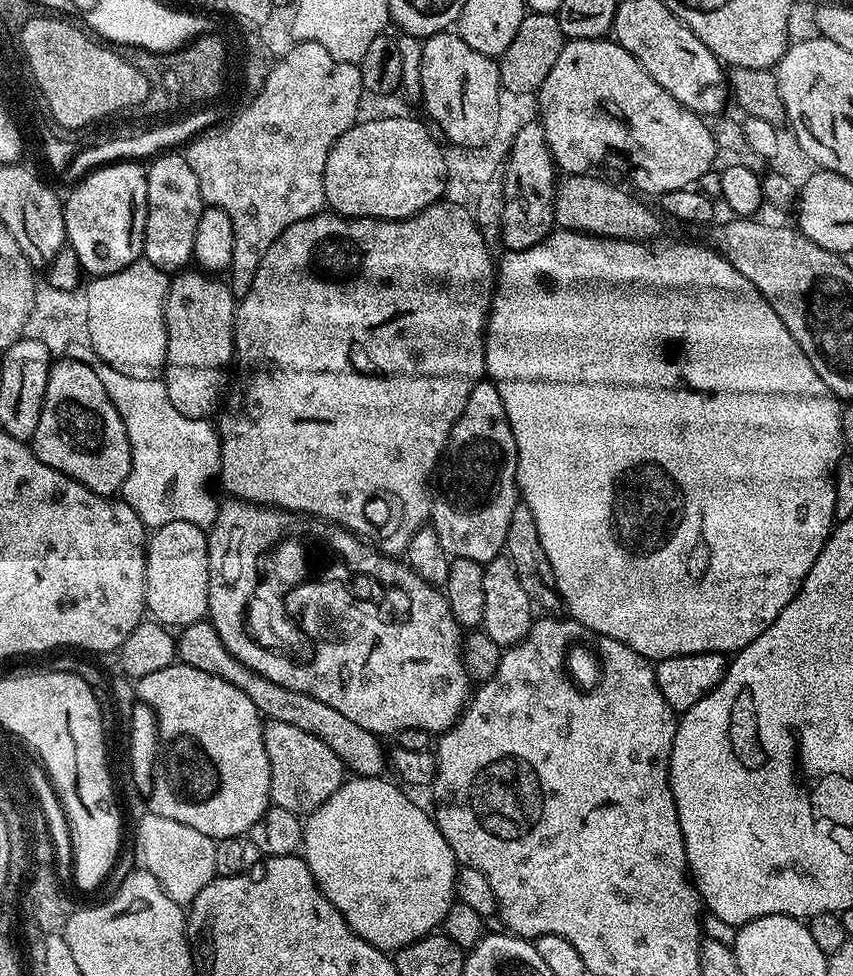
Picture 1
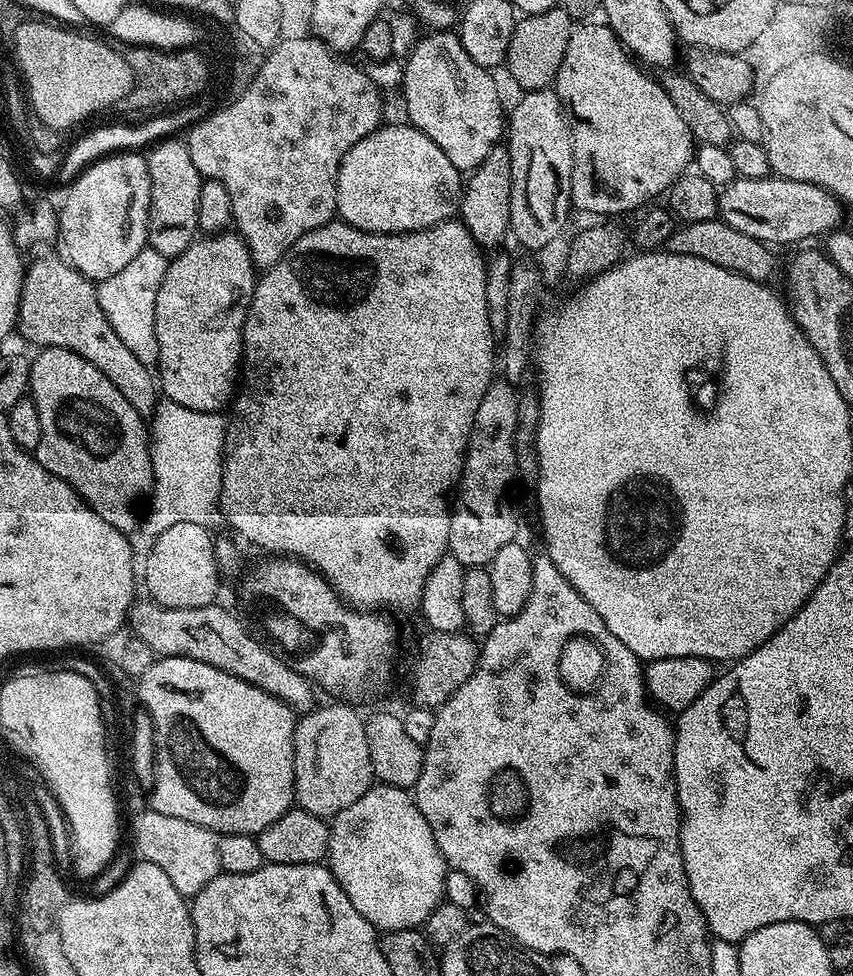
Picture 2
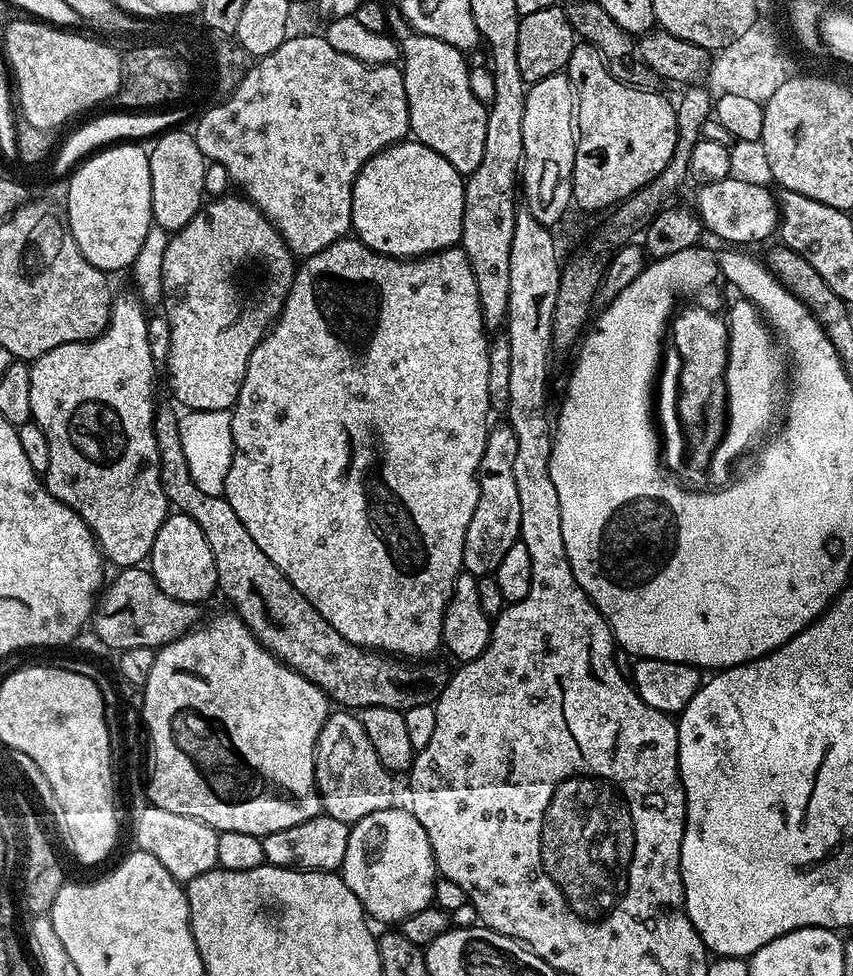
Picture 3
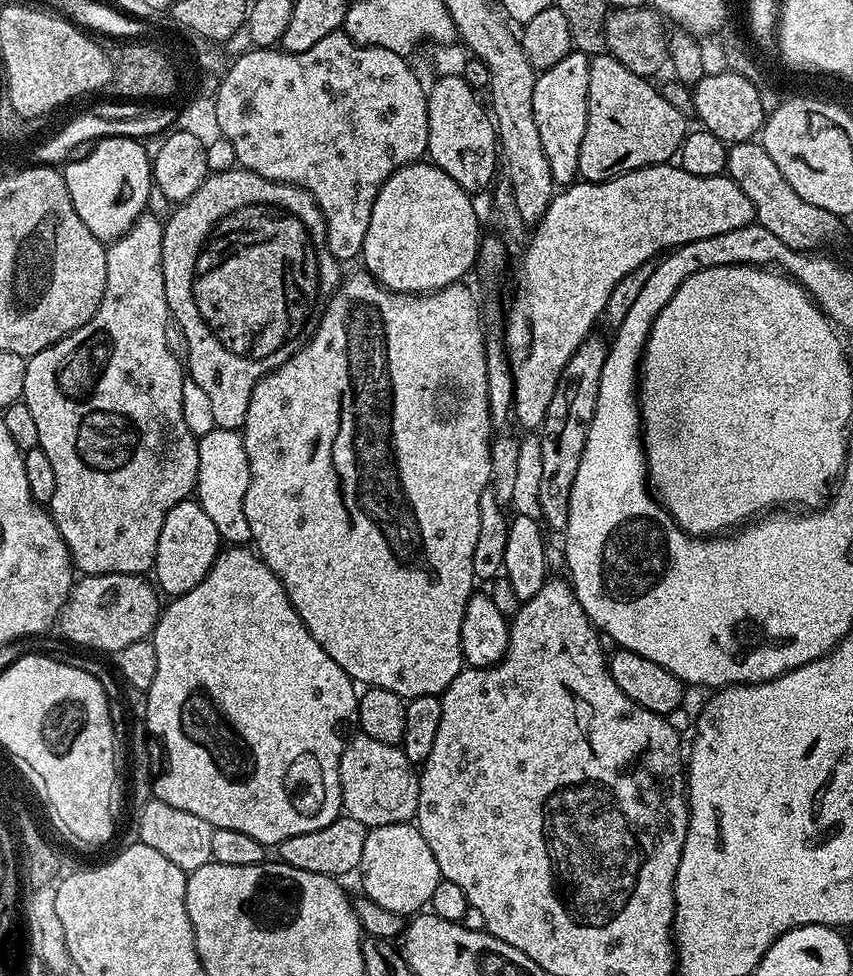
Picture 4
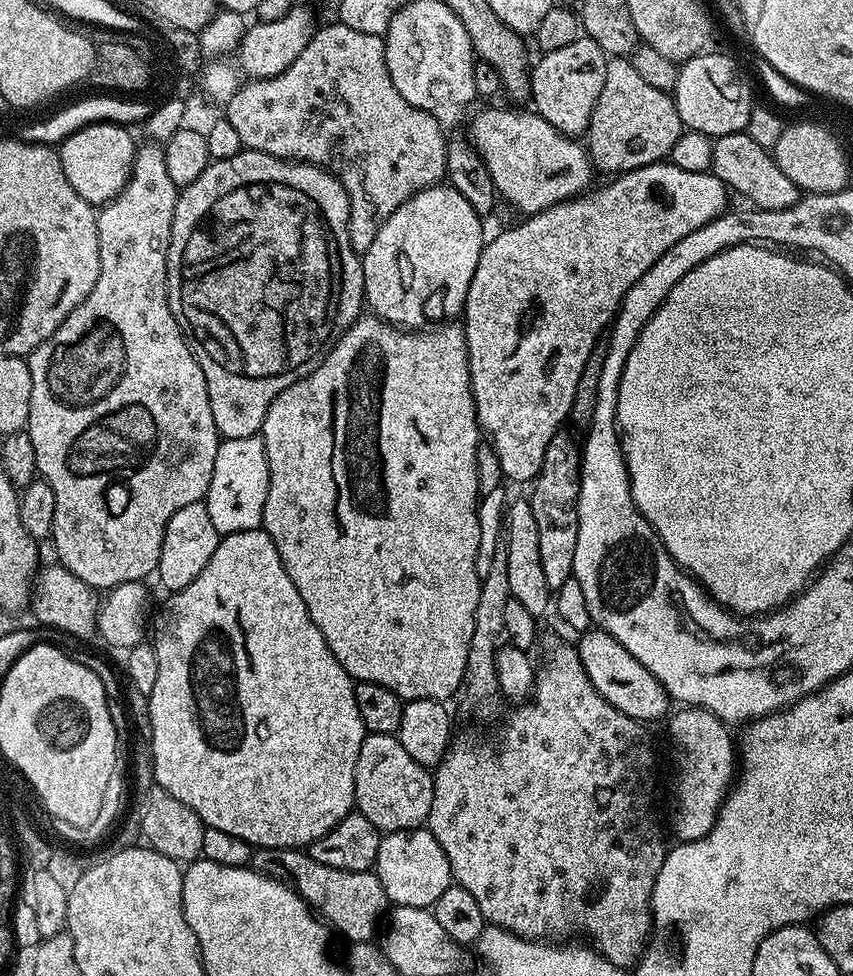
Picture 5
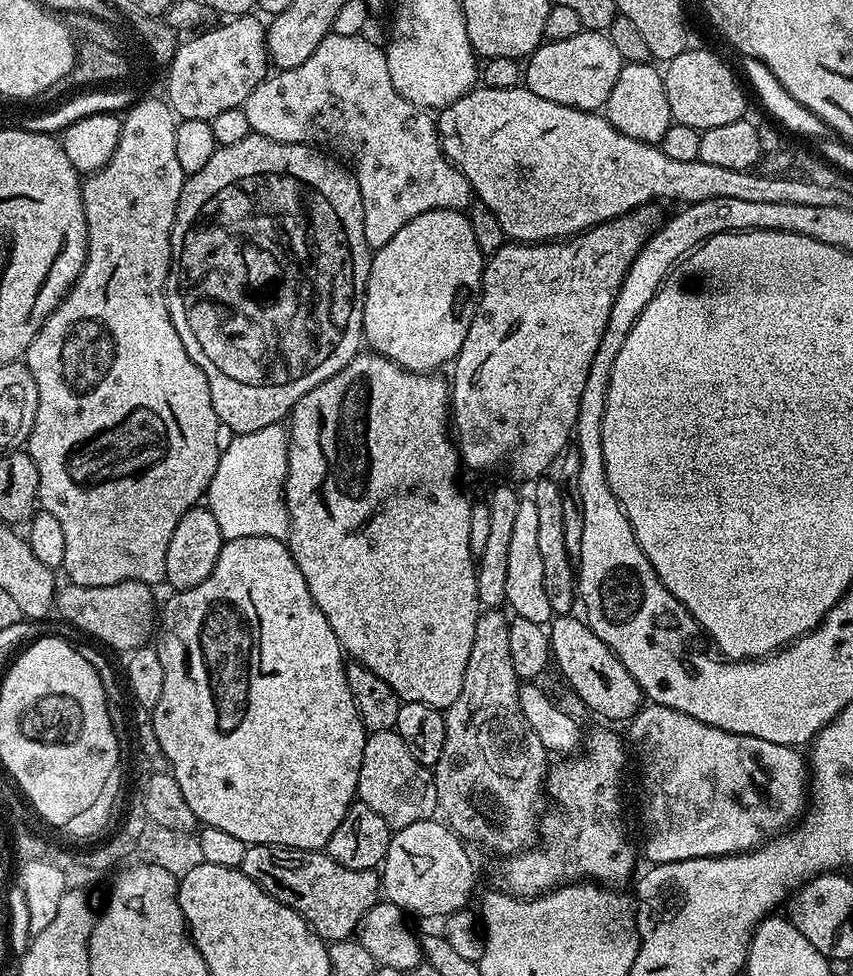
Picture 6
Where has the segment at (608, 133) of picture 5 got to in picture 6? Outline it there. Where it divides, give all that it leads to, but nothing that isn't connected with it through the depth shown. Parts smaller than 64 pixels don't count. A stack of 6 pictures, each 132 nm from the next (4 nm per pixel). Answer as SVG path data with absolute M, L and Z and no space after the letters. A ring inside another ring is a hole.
M652 62L625 63L624 69L618 74L618 82L614 82L614 90L610 90L610 98L606 105L608 121L622 134L634 138L638 142L659 145L660 139L666 130L673 124L670 102L666 99L666 86L664 85L663 71Z

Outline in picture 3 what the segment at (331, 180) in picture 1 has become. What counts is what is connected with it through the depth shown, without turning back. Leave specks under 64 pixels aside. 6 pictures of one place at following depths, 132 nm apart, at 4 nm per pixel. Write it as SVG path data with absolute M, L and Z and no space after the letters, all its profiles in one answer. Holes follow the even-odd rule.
M415 138L383 148L356 175L352 191L352 232L375 252L411 260L459 245L464 217L465 177L442 154Z

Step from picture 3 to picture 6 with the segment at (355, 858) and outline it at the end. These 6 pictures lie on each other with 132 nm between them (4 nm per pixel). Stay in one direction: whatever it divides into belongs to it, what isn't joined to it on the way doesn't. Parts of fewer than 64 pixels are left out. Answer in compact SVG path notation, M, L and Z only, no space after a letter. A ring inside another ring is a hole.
M436 818L395 829L382 865L382 892L387 903L396 904L406 914L439 918L469 907L476 868L467 850L465 841Z

